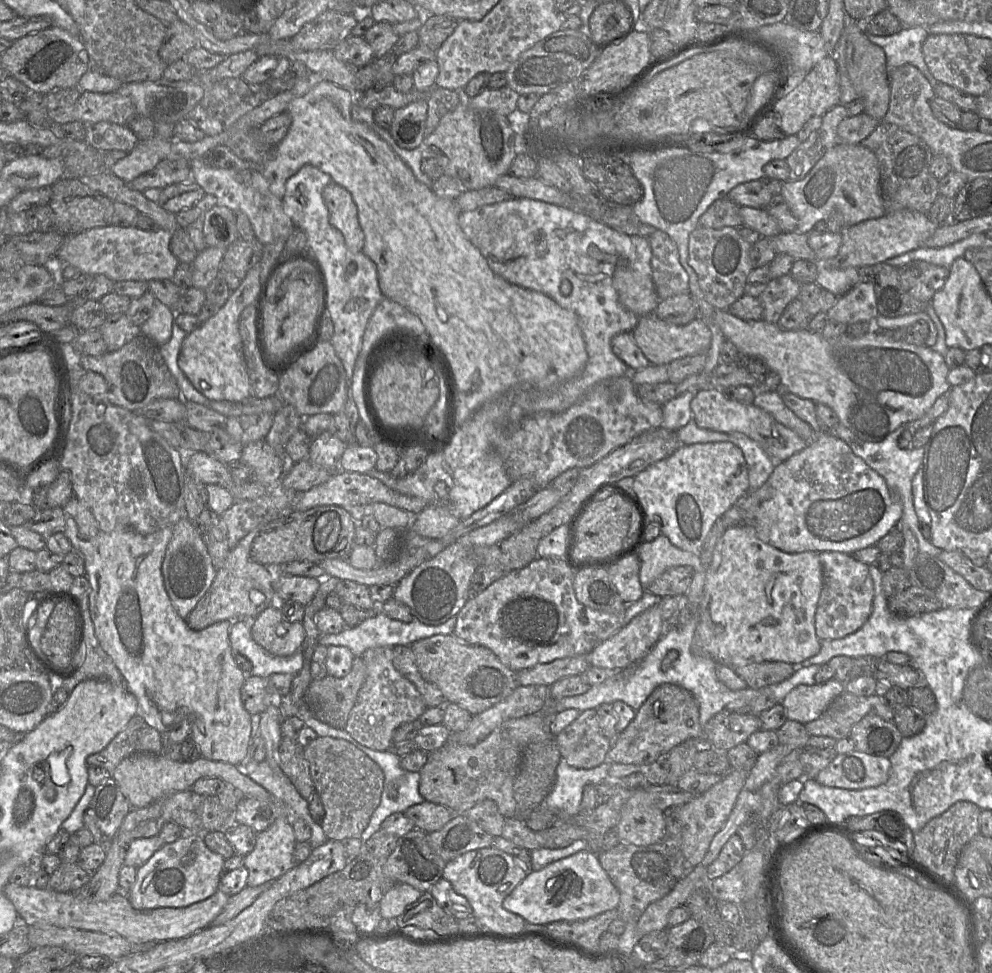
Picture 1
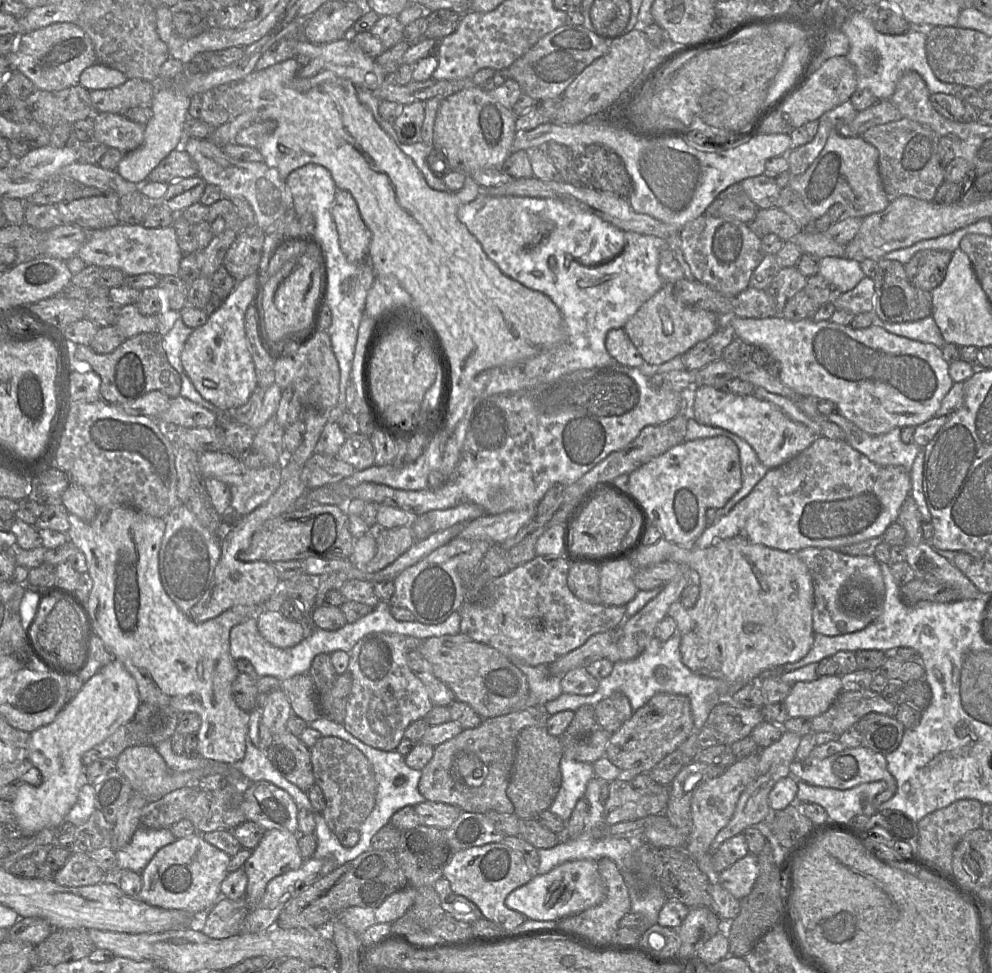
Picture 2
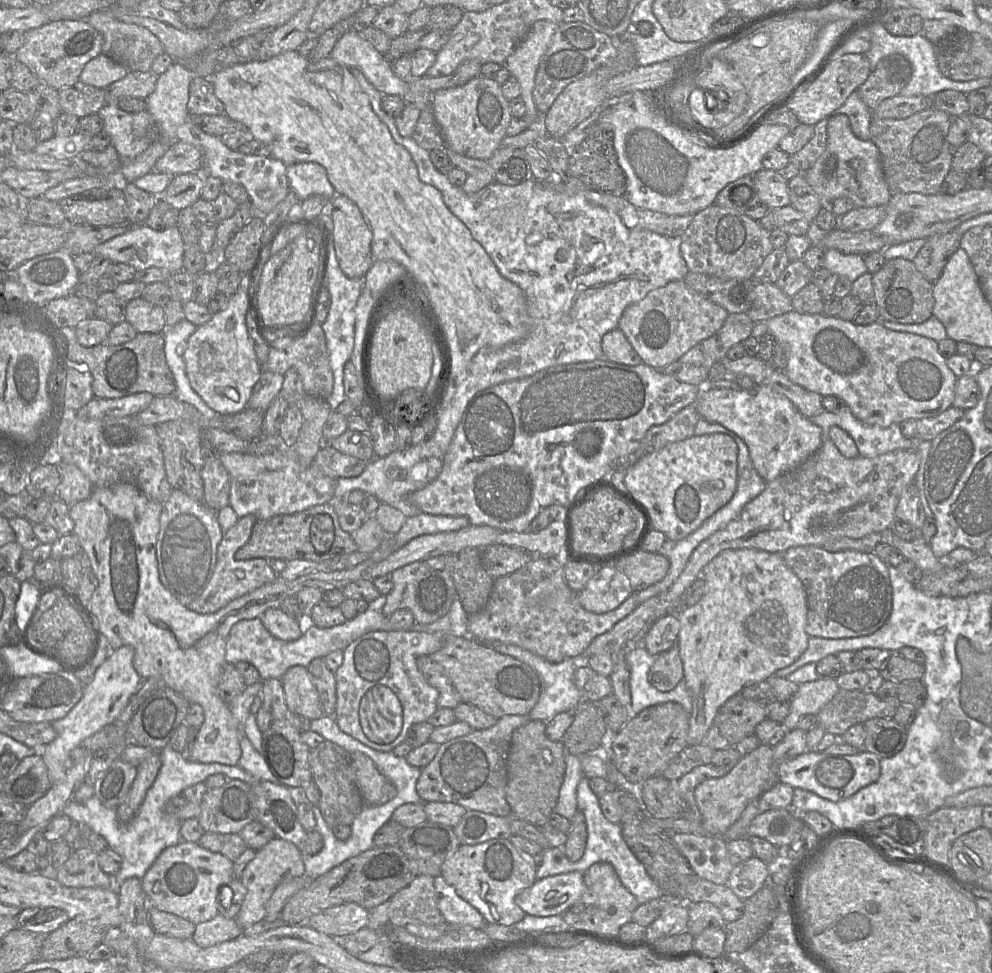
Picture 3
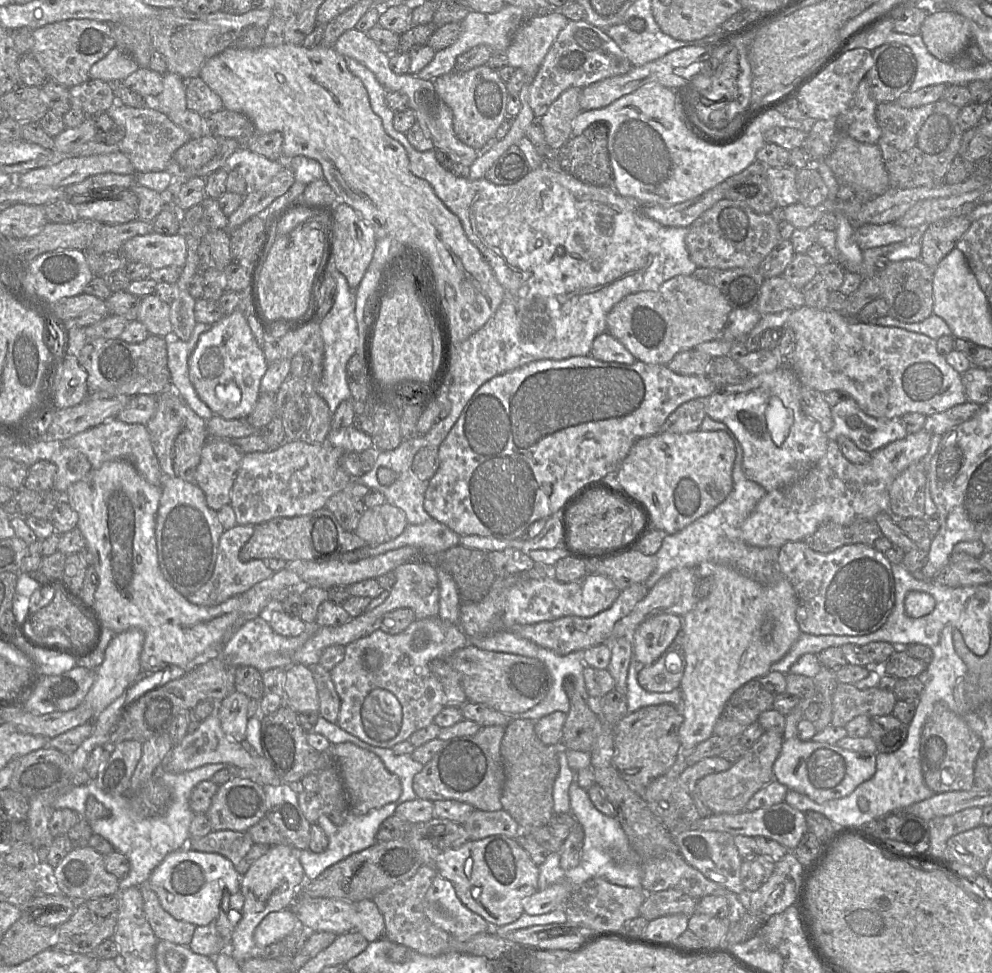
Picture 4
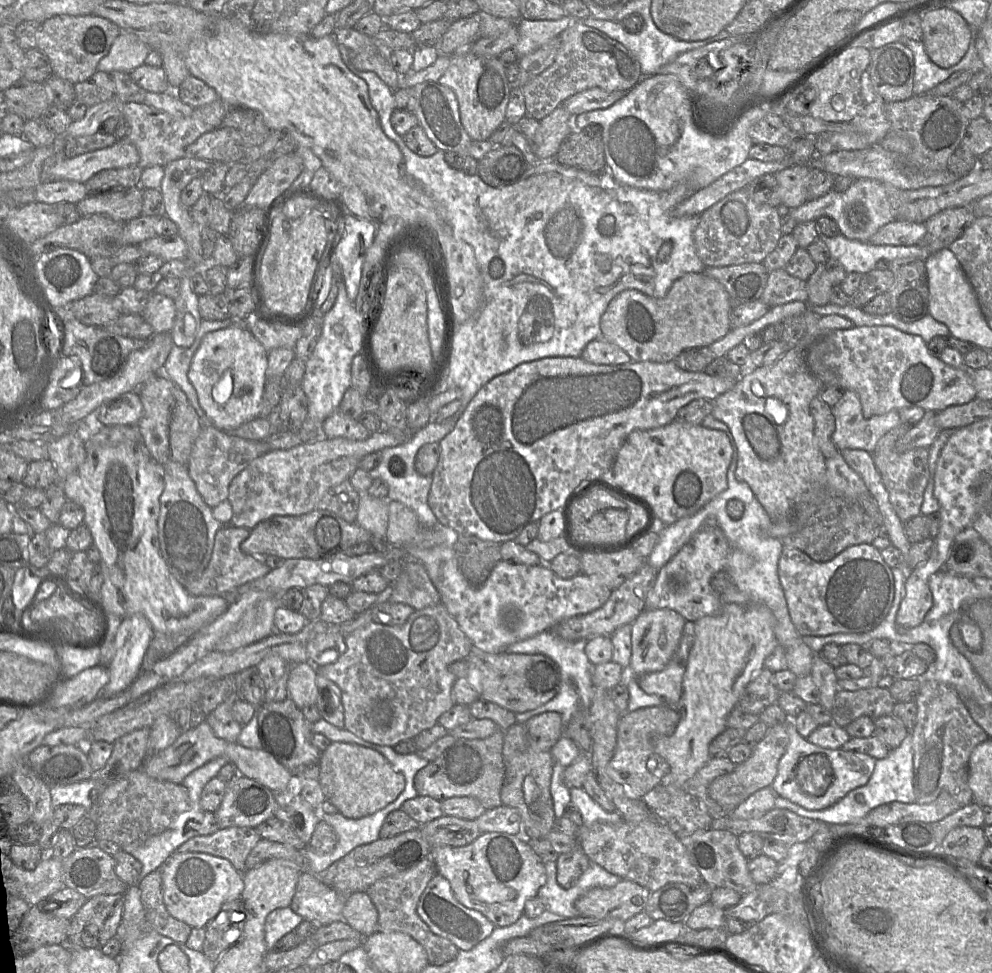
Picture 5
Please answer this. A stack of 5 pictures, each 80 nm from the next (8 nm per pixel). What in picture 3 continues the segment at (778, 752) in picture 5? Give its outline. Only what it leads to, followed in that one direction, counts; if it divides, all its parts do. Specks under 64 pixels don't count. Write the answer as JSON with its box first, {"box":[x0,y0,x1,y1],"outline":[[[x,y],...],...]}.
{"box":[695,744,774,836],"outline":[[[760,744],[755,750],[744,755],[726,775],[706,779],[696,787],[695,800],[707,833],[702,835],[722,836],[737,821],[747,805],[759,798],[770,777],[773,756],[774,747]]]}

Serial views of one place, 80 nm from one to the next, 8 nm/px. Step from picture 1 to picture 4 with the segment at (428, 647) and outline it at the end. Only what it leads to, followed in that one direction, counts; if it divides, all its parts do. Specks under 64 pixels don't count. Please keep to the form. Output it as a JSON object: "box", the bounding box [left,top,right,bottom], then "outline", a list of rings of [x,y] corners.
{"box":[446,644,552,715],"outline":[[[468,644],[448,656],[446,661],[458,673],[468,701],[509,715],[518,715],[533,708],[545,698],[552,685],[546,664],[528,656],[489,651]]]}

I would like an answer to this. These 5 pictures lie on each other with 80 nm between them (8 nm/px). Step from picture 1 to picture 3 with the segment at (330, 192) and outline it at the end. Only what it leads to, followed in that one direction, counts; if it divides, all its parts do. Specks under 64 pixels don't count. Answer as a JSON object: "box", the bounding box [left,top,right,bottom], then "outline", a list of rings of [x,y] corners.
{"box":[328,195,373,278],"outline":[[[335,195],[328,205],[328,227],[340,268],[347,277],[363,278],[373,264],[372,231],[358,206],[343,195]]]}

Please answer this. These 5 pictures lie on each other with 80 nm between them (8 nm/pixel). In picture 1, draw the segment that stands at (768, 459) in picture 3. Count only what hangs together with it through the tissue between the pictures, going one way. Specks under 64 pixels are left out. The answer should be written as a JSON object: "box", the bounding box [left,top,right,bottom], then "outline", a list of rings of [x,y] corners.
{"box":[691,388,808,463],"outline":[[[720,388],[699,390],[692,399],[691,411],[699,427],[716,432],[744,434],[756,441],[776,463],[789,459],[808,445],[796,432],[777,422],[766,411],[754,404],[733,401],[723,395]]]}

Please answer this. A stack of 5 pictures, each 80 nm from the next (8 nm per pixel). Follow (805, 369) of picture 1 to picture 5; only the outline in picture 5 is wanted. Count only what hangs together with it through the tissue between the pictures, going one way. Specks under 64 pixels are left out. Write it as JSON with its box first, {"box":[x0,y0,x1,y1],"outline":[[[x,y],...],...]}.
{"box":[803,306,976,418],"outline":[[[810,306],[803,316],[807,332],[813,335],[813,342],[805,354],[809,370],[824,387],[839,386],[856,392],[866,418],[908,407],[939,412],[949,406],[962,405],[976,399],[976,390],[969,371],[965,368],[954,368],[944,363],[940,357],[931,355],[927,342],[919,335],[908,334],[892,326],[854,326],[851,329],[820,331],[817,322],[822,316],[816,314]]]}

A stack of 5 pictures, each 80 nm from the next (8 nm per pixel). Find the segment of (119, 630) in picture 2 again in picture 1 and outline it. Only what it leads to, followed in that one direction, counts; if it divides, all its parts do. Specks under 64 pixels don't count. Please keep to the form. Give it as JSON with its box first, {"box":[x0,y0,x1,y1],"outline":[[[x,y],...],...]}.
{"box":[65,515,251,766],"outline":[[[66,515],[65,536],[69,539],[73,550],[79,552],[85,559],[85,576],[90,583],[89,610],[94,624],[96,636],[103,650],[112,658],[116,667],[125,679],[126,688],[136,697],[139,705],[138,714],[141,714],[148,725],[155,728],[159,733],[167,733],[172,727],[183,720],[190,721],[192,725],[192,737],[199,747],[201,756],[212,761],[221,761],[235,766],[241,764],[247,757],[251,737],[251,715],[245,709],[241,699],[241,689],[245,682],[246,675],[235,663],[234,653],[229,640],[229,630],[232,622],[224,620],[212,624],[202,630],[192,630],[187,621],[181,618],[170,600],[162,574],[162,563],[165,552],[170,542],[173,532],[172,526],[166,526],[154,533],[143,535],[133,529],[113,530],[111,532],[99,531],[99,533],[88,540],[84,540],[79,535],[79,528],[75,519]]]}

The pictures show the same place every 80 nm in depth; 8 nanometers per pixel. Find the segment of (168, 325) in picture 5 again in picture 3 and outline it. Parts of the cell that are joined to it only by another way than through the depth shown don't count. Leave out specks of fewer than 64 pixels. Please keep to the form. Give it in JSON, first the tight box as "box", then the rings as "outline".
{"box":[125,297,167,334],"outline":[[[143,297],[136,298],[127,303],[125,321],[138,334],[163,333],[167,329],[164,307],[153,305]]]}

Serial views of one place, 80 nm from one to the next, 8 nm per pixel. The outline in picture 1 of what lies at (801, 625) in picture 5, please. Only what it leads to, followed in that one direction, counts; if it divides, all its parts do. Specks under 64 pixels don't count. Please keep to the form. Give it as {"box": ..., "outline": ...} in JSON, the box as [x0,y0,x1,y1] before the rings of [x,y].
{"box":[815,551,874,640],"outline":[[[838,551],[817,552],[823,585],[815,613],[815,630],[820,640],[843,638],[860,629],[872,612],[874,583],[869,565]]]}

